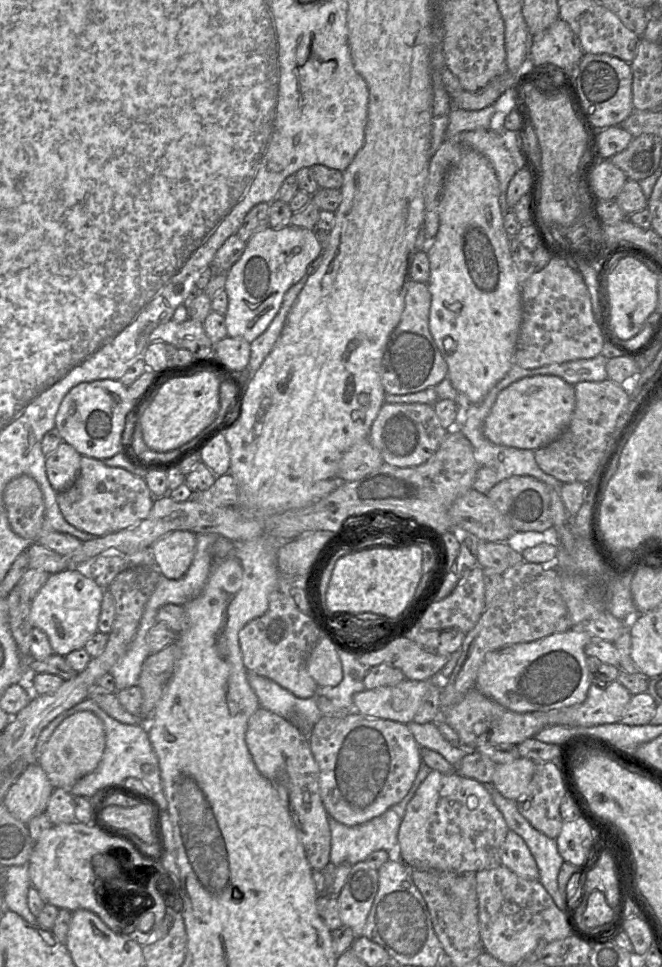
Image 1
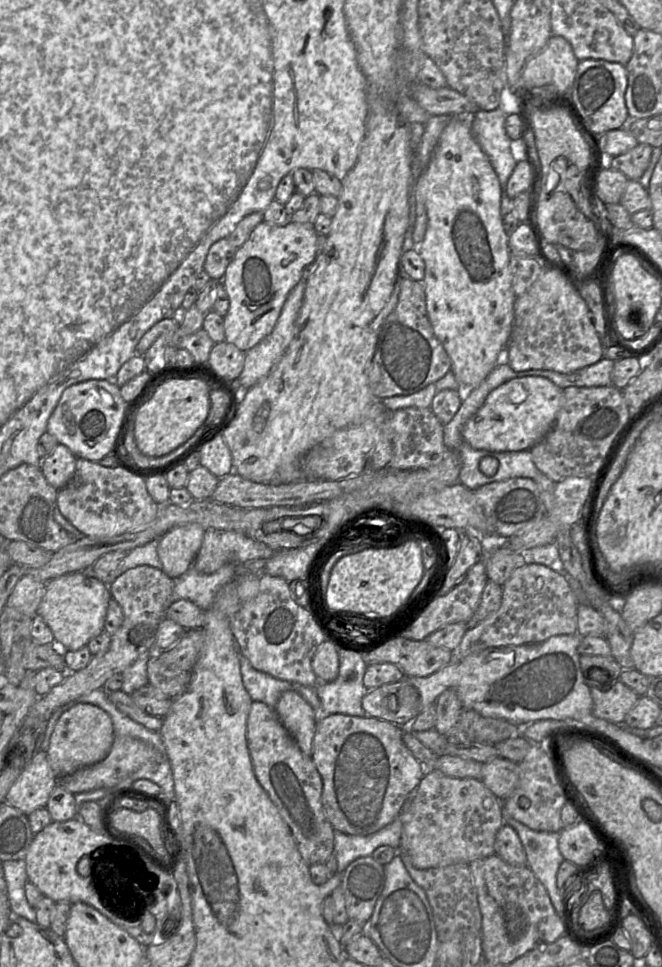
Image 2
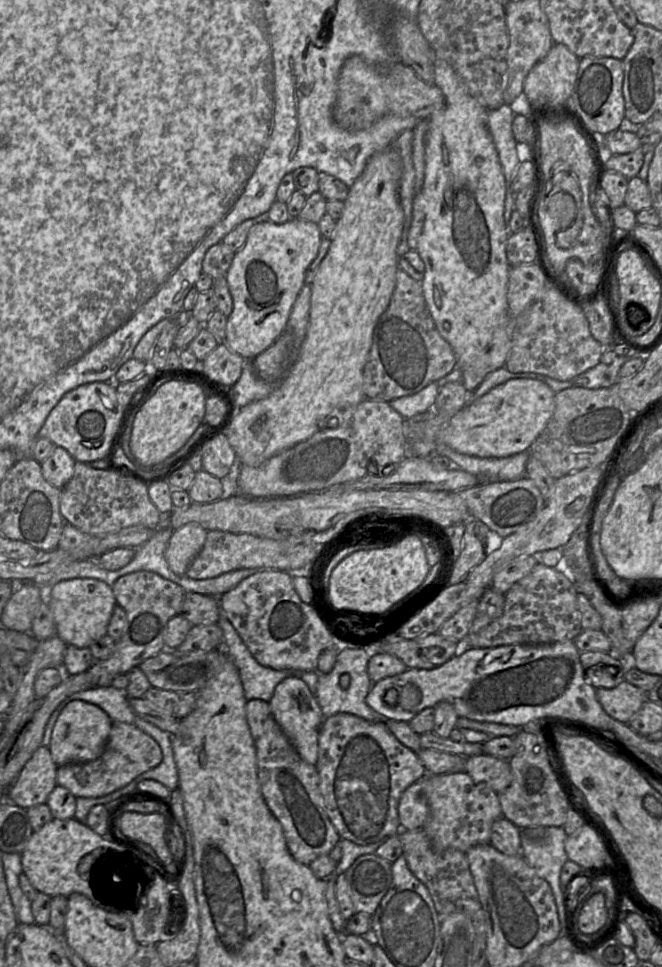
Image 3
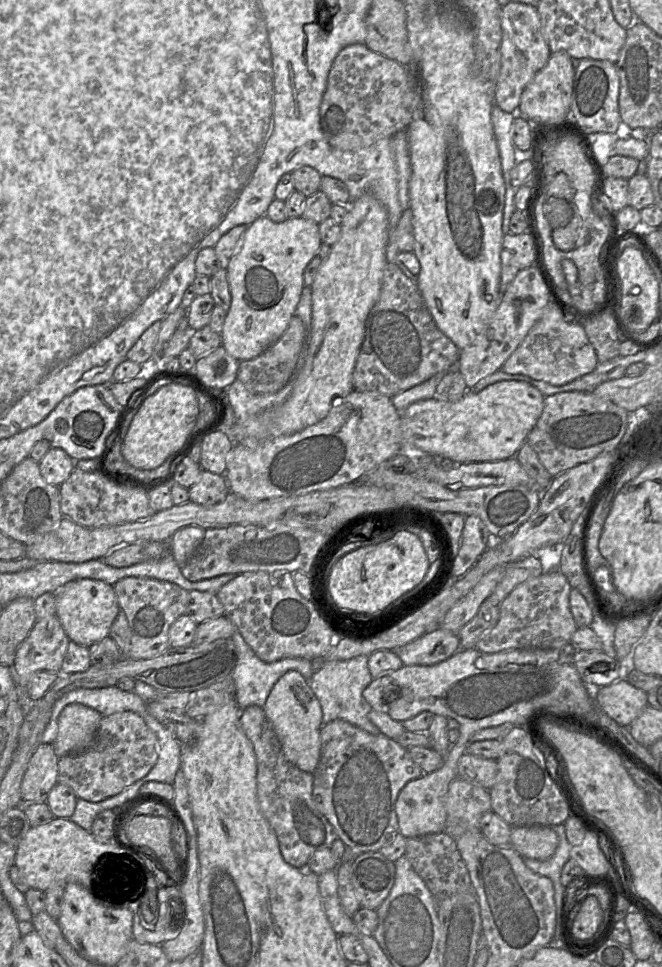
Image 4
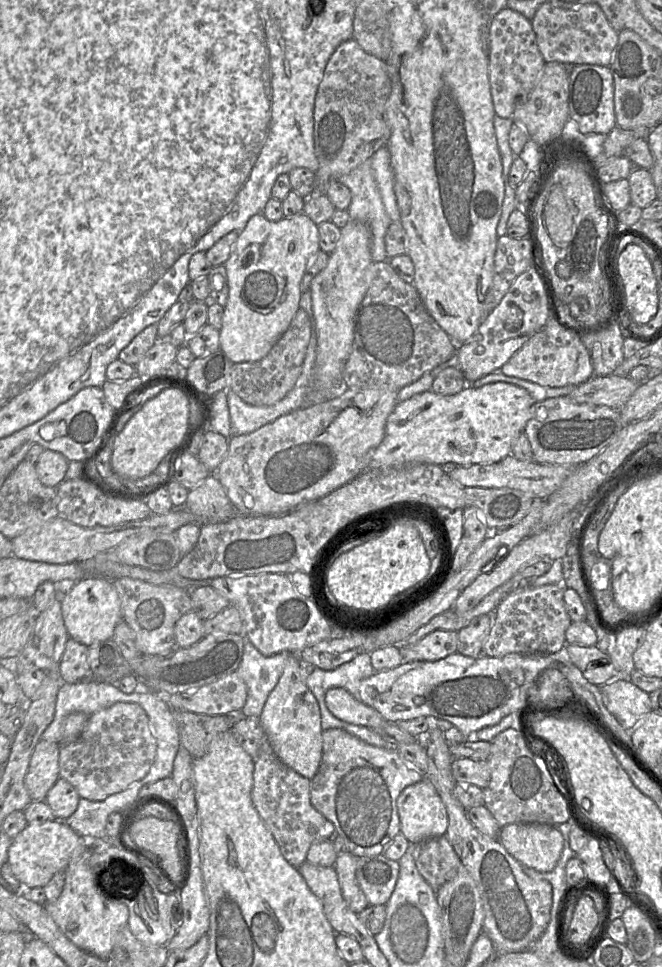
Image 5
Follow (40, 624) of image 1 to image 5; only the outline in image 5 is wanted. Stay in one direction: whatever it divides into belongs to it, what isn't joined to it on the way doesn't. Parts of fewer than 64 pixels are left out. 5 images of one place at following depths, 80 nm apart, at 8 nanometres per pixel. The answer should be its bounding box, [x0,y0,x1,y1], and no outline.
[61,577,123,647]

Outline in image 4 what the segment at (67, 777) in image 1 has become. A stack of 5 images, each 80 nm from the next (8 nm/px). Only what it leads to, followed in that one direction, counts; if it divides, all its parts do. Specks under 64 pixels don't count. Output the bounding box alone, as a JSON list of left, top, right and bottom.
[52,703,102,757]

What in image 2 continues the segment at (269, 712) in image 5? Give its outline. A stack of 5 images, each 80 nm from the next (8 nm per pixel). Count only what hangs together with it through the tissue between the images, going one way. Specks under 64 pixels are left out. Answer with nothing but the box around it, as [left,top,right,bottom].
[273,690,320,757]

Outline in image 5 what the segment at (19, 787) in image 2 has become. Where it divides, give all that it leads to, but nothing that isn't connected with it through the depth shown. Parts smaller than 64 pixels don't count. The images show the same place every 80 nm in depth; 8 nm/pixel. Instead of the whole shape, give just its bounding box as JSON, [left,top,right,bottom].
[25,739,60,801]

